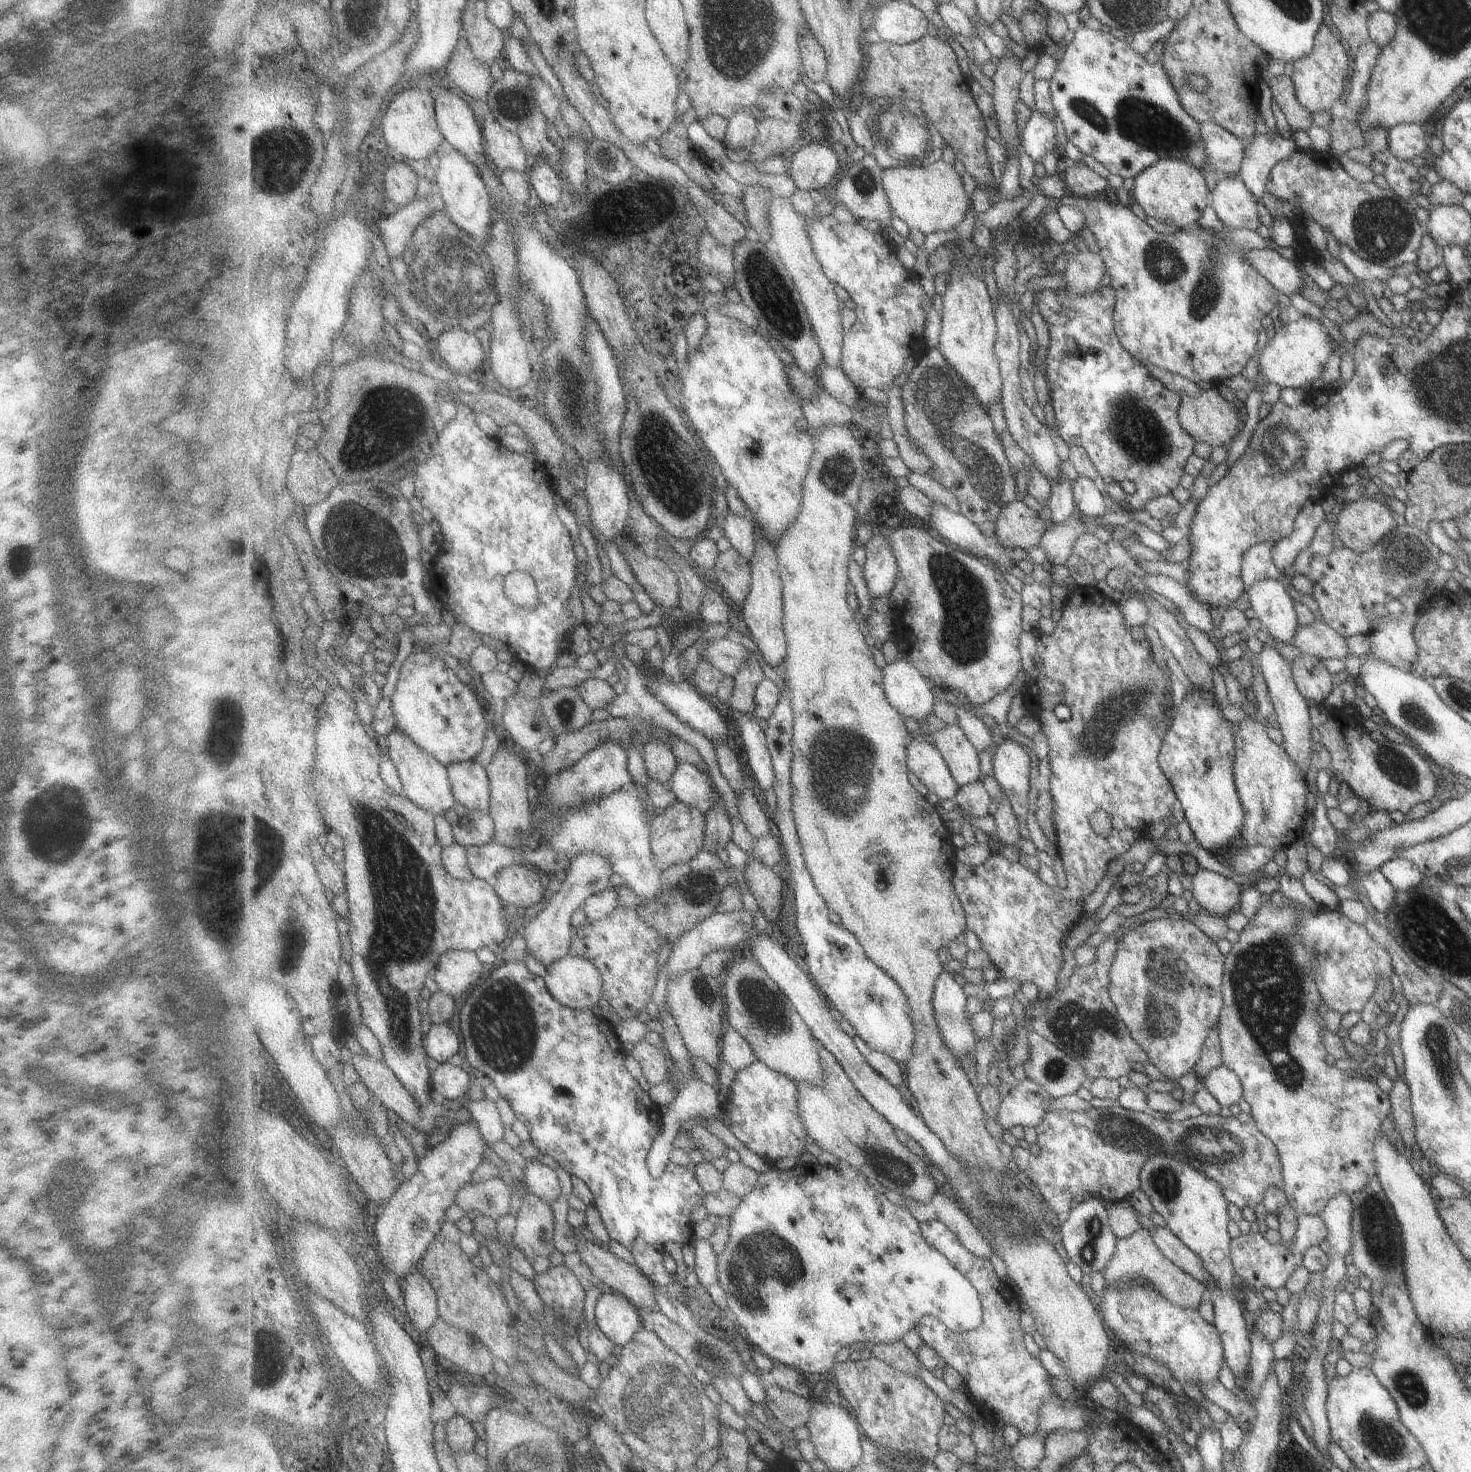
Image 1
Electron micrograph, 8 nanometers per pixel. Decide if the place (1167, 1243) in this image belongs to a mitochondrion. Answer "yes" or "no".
no

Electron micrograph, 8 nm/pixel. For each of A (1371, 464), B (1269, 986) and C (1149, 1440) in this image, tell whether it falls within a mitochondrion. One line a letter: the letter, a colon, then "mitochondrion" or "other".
A: other
B: mitochondrion
C: other

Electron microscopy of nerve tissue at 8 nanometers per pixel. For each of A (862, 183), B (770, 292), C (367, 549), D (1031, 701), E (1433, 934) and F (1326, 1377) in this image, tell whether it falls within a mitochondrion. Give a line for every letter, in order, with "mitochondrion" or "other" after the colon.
A: mitochondrion
B: mitochondrion
C: mitochondrion
D: other
E: mitochondrion
F: other

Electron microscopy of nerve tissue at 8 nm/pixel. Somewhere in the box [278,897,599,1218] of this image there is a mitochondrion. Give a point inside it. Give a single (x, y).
(505, 1029)

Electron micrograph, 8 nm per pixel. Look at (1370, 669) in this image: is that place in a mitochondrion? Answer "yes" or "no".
no

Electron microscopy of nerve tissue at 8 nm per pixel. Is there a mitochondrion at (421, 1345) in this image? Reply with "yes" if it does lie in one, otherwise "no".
no

